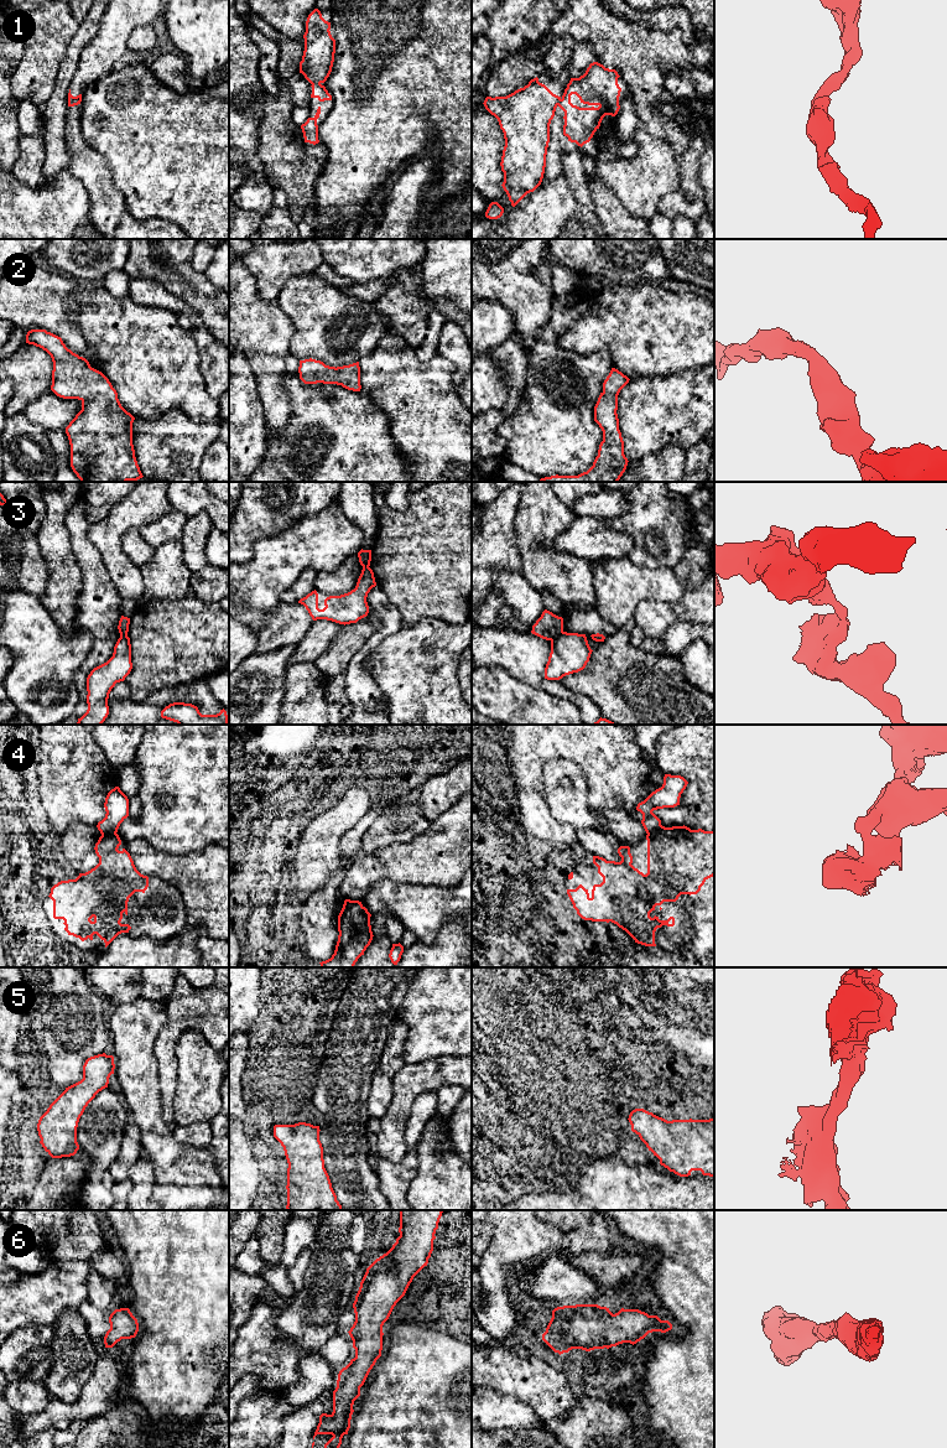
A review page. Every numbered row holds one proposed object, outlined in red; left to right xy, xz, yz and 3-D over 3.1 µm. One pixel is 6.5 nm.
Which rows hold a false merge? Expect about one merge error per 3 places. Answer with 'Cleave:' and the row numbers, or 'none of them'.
Cleave: 1, 3, 4

